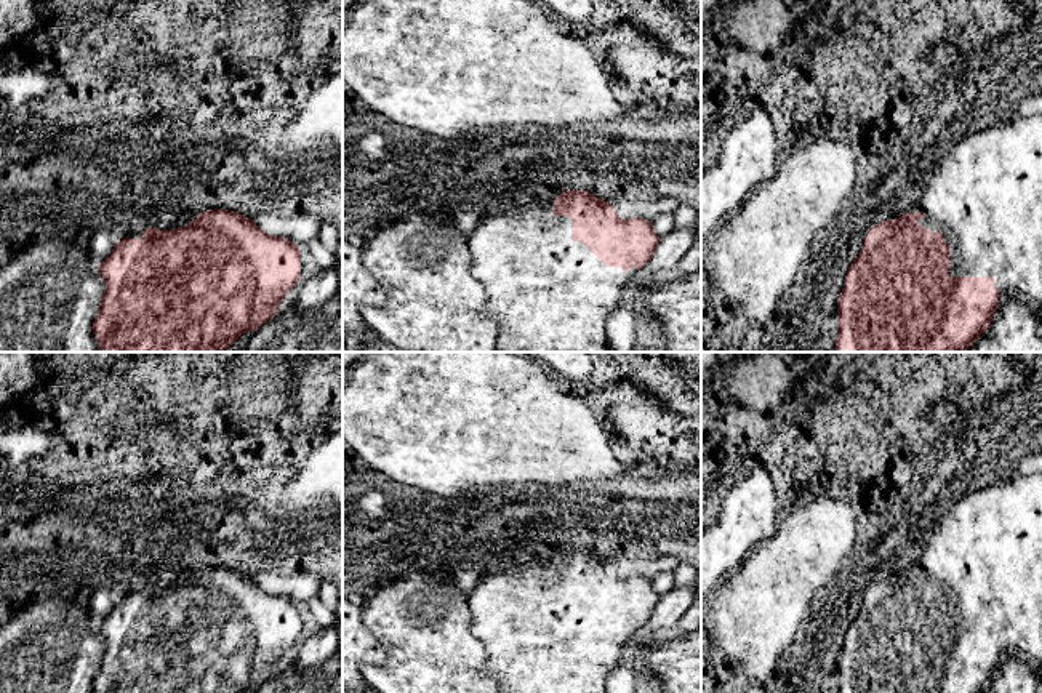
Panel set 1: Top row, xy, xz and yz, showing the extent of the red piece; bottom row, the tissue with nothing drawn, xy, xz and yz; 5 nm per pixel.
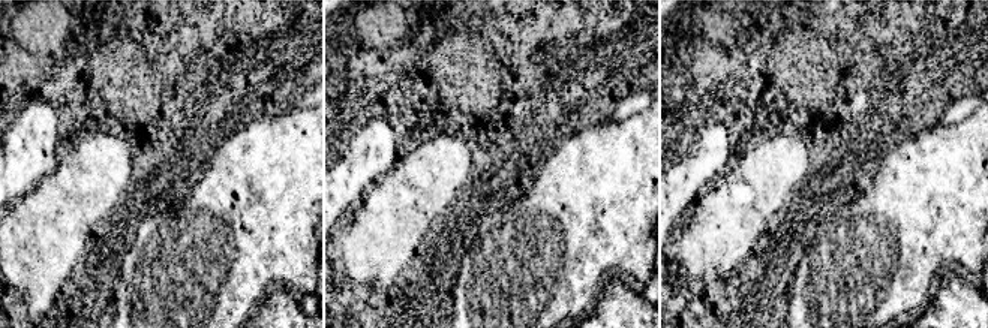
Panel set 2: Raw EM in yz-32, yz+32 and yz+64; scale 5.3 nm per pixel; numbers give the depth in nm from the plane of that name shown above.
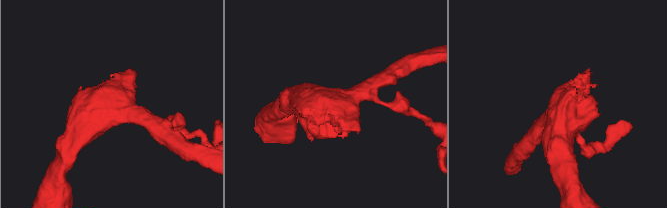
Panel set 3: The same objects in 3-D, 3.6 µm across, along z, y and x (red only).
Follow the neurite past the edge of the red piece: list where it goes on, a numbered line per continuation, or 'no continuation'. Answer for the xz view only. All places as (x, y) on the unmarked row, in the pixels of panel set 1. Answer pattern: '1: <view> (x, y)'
1: xz (538, 639)

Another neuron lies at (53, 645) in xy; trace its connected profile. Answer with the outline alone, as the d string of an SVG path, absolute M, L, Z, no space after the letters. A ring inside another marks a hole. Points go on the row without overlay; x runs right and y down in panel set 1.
M54 592L14 611L0 626L0 693L94 693L93 680L104 650L99 623L90 615L88 605Z

